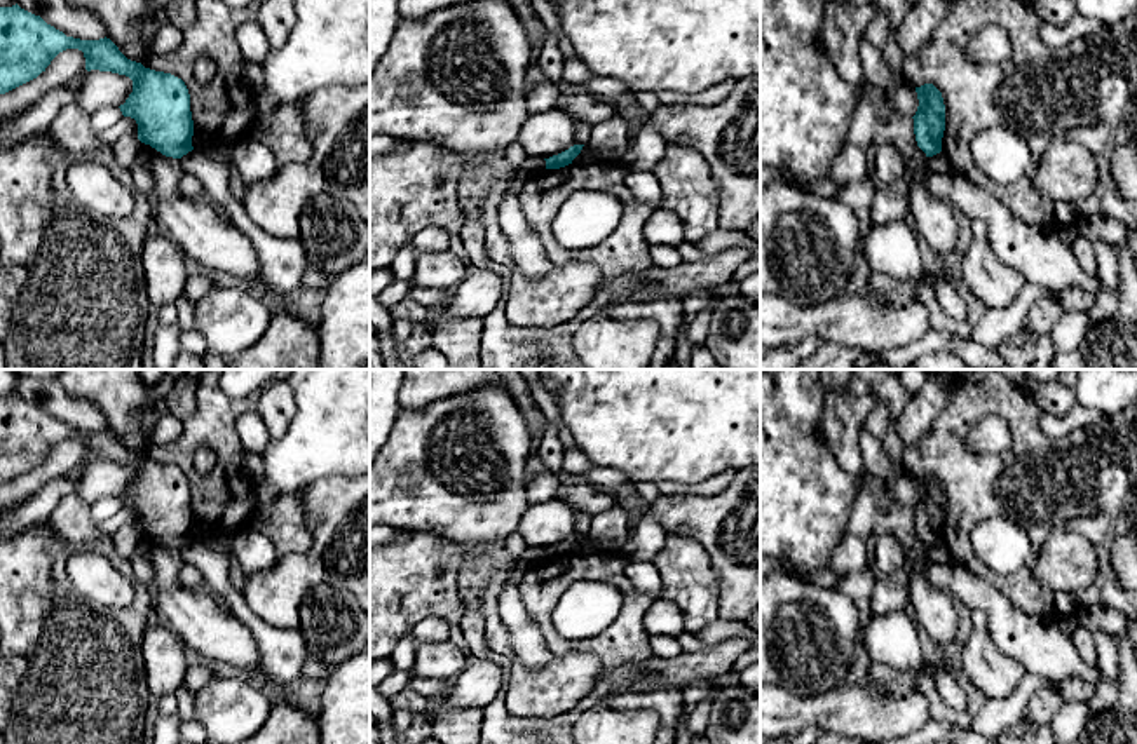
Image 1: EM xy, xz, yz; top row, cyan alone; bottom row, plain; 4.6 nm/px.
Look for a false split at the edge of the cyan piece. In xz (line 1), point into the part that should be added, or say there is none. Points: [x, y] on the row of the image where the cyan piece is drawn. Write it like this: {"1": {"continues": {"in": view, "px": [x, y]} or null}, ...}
{"1": {"continues": null}}

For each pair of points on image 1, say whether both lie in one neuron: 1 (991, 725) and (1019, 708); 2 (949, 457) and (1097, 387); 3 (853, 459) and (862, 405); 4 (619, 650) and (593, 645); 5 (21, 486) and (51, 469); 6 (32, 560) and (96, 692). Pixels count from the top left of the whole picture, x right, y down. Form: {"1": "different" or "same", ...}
{"1": "same", "2": "different", "3": "same", "4": "same", "5": "same", "6": "same"}

